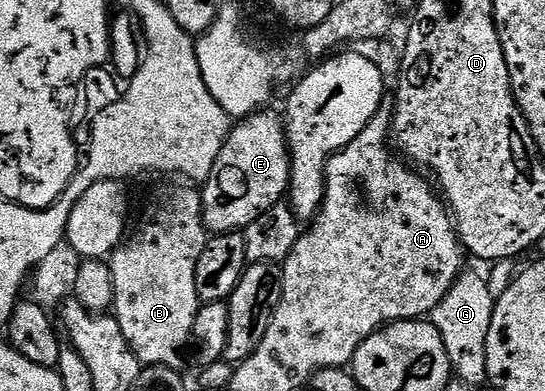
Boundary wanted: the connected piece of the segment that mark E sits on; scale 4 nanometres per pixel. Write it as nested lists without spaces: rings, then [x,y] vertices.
[[[258,111],[242,118],[225,139],[217,161],[201,189],[203,199],[203,225],[208,234],[238,233],[247,228],[257,215],[269,211],[269,207],[284,200],[291,184],[291,155],[287,151],[287,136],[280,114]]]

